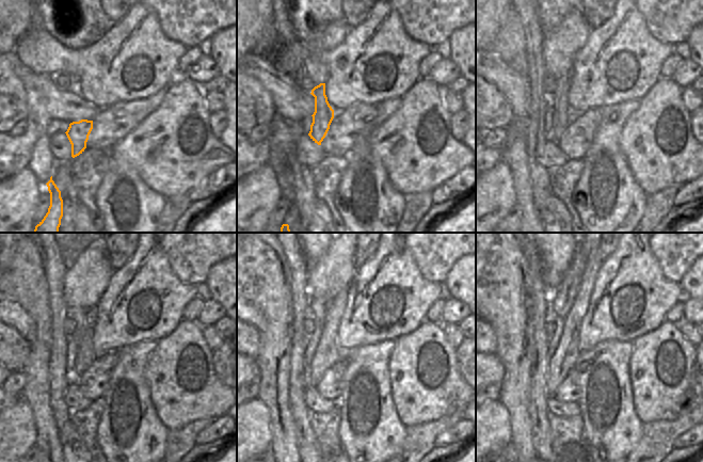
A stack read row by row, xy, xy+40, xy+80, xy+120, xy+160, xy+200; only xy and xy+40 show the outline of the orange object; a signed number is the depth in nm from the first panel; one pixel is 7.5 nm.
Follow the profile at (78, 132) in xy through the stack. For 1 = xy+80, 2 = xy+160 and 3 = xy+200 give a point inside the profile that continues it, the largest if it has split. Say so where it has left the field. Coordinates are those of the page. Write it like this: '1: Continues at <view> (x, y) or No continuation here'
1: Continues at xy+80 (562, 112)
2: Continues at xy+160 (320, 305)
3: Continues at xy+200 (564, 295)

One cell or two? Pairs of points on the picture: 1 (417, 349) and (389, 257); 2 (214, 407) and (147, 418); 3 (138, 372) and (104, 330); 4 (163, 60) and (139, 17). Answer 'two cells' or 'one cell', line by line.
1: two cells
2: two cells
3: two cells
4: one cell

